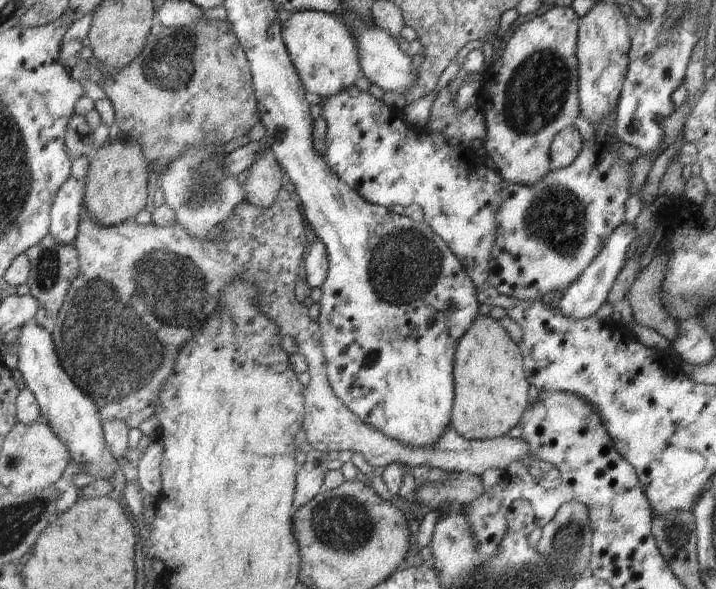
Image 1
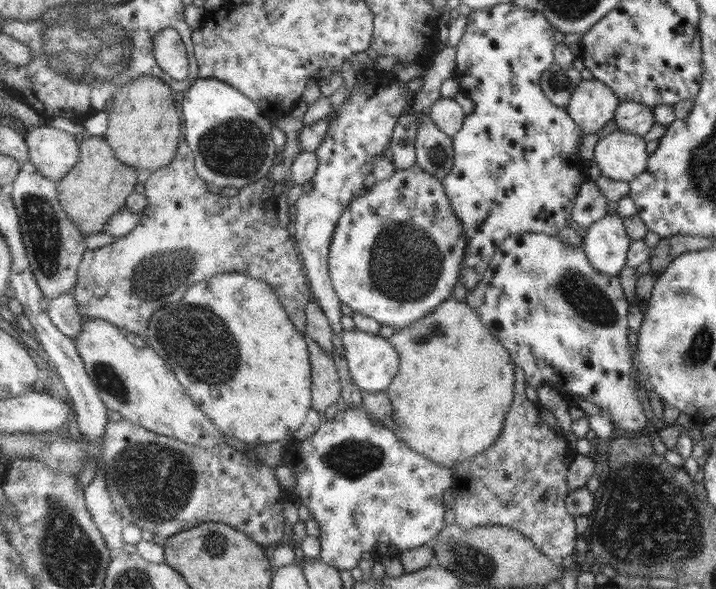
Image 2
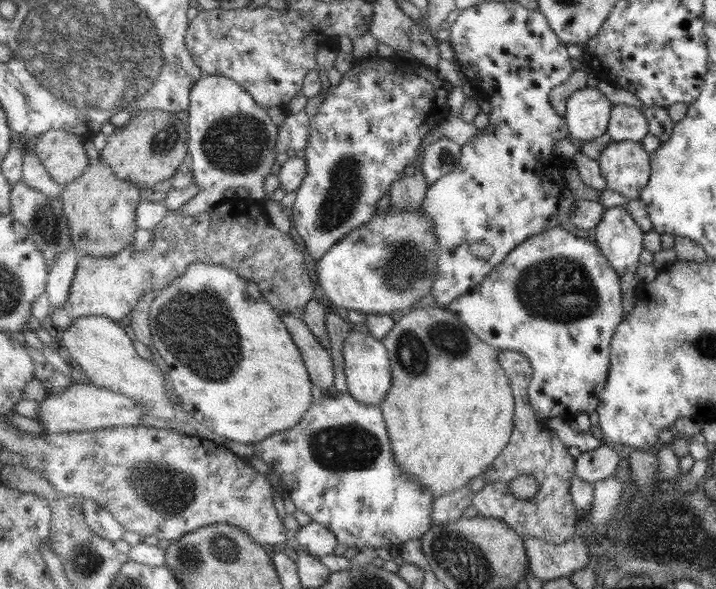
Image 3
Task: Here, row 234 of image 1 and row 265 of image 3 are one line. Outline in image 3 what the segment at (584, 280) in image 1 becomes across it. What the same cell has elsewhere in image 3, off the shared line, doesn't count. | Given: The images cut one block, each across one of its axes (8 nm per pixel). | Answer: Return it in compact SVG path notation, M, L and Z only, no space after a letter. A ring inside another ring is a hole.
M625 206L604 209L601 220L591 231L595 233L595 245L619 276L636 266L643 251L644 233L631 219Z

